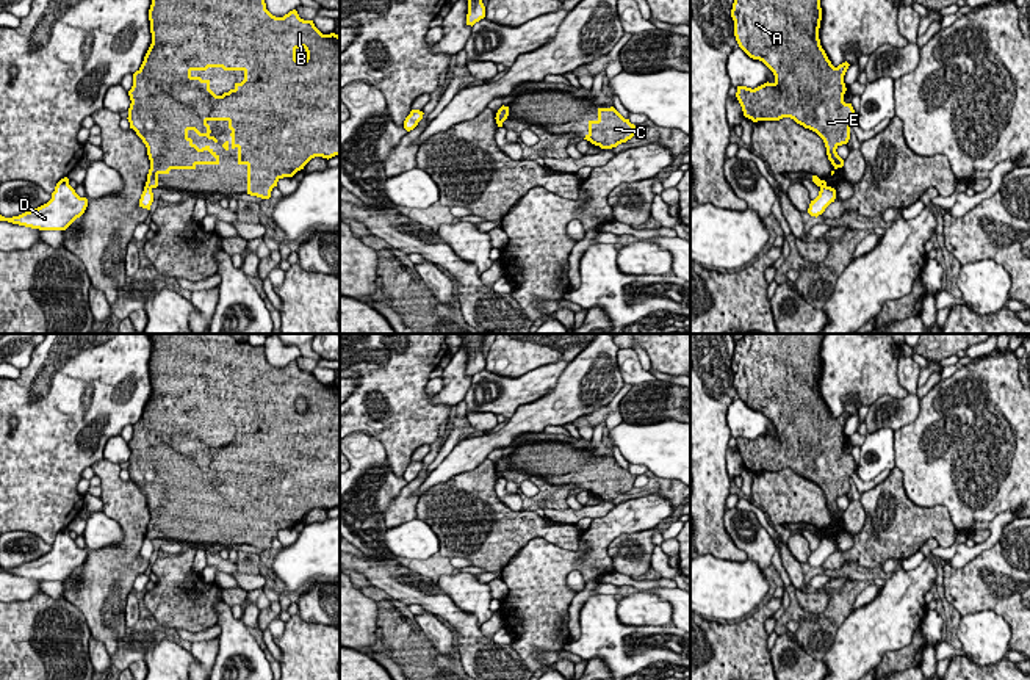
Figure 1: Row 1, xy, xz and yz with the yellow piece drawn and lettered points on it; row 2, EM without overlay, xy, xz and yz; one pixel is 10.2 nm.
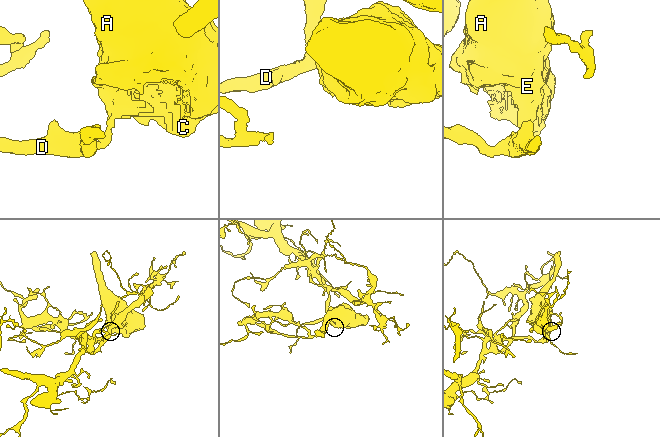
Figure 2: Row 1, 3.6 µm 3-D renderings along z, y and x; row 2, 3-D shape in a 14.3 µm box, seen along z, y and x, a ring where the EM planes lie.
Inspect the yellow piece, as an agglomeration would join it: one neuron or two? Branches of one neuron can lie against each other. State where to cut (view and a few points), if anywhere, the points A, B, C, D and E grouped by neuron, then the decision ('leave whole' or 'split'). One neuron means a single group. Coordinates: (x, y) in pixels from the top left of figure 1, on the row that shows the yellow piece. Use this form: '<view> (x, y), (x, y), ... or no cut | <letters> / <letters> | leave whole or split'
xy (146, 185), (151, 188) | A B C E / D | split

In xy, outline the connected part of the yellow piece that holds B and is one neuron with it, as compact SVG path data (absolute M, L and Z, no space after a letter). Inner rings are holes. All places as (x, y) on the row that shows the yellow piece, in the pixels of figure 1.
M152 0L149 9L152 44L144 56L141 67L133 74L133 86L128 91L130 108L128 108L128 122L130 128L142 139L147 147L147 155L150 160L150 169L147 174L146 186L157 188L158 175L169 174L171 169L196 169L197 165L219 165L219 155L210 147L205 146L199 149L193 139L188 136L189 130L194 130L199 136L207 136L218 143L211 136L208 121L227 121L229 128L232 130L232 141L225 141L222 147L225 150L238 149L238 165L247 166L247 194L257 196L261 199L269 199L271 191L277 186L277 182L283 177L293 177L297 171L315 157L332 158L340 155L340 36L335 33L322 34L313 24L313 20L304 20L299 17L297 11L293 9L283 17L276 17L266 9L265 0ZM208 67L222 67L224 71L243 71L244 80L235 83L235 88L222 96L216 96L210 89L210 80L202 80L200 77L193 77L193 71L207 71Z

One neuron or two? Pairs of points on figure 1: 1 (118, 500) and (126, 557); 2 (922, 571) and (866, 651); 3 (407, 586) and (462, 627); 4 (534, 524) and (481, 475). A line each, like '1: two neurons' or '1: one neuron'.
1: one neuron
2: one neuron
3: one neuron
4: one neuron

